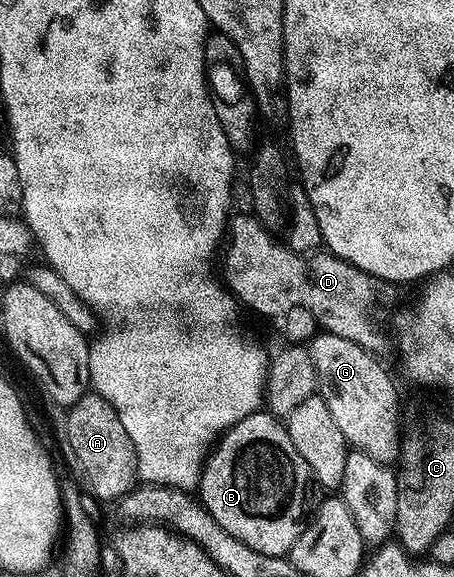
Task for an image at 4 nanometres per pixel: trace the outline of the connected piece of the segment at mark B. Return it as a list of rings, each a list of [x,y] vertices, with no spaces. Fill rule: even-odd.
[[[256,412],[233,424],[212,445],[197,497],[229,536],[249,544],[253,552],[281,558],[290,555],[309,521],[311,486],[309,464],[293,448],[286,425],[270,412]]]

